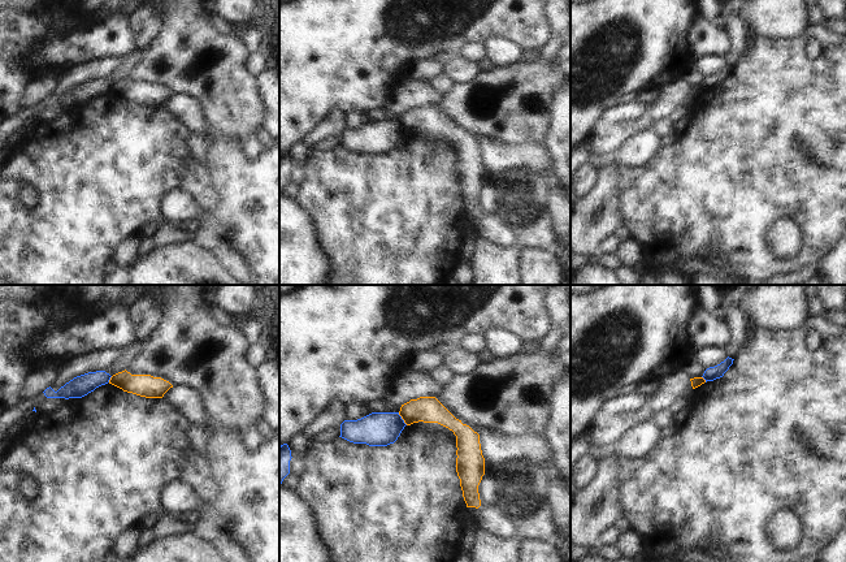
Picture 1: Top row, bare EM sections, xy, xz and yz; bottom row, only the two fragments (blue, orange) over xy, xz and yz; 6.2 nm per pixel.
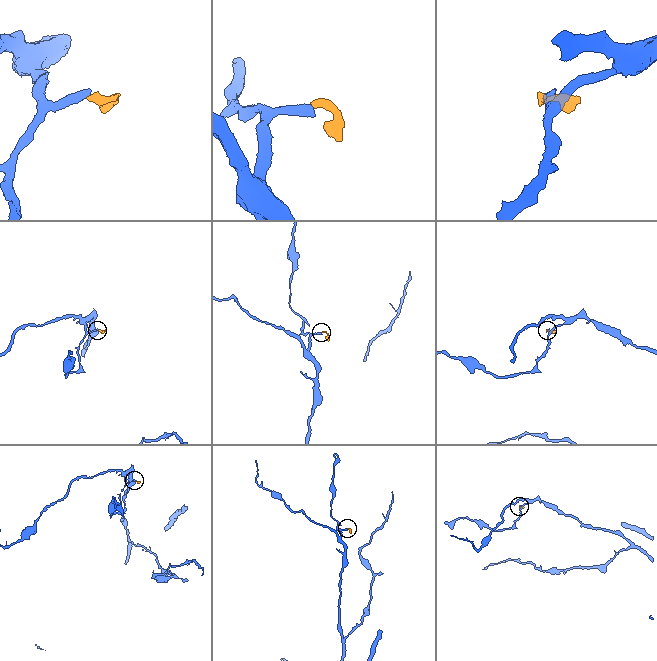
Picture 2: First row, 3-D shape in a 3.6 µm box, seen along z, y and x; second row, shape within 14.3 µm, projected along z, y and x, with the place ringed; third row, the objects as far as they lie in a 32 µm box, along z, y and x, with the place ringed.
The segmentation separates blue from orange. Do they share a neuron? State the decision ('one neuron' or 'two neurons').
two neurons

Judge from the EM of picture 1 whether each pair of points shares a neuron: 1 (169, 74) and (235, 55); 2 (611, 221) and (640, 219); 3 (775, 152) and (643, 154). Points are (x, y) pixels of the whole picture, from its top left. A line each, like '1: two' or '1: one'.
1: one
2: two
3: two

